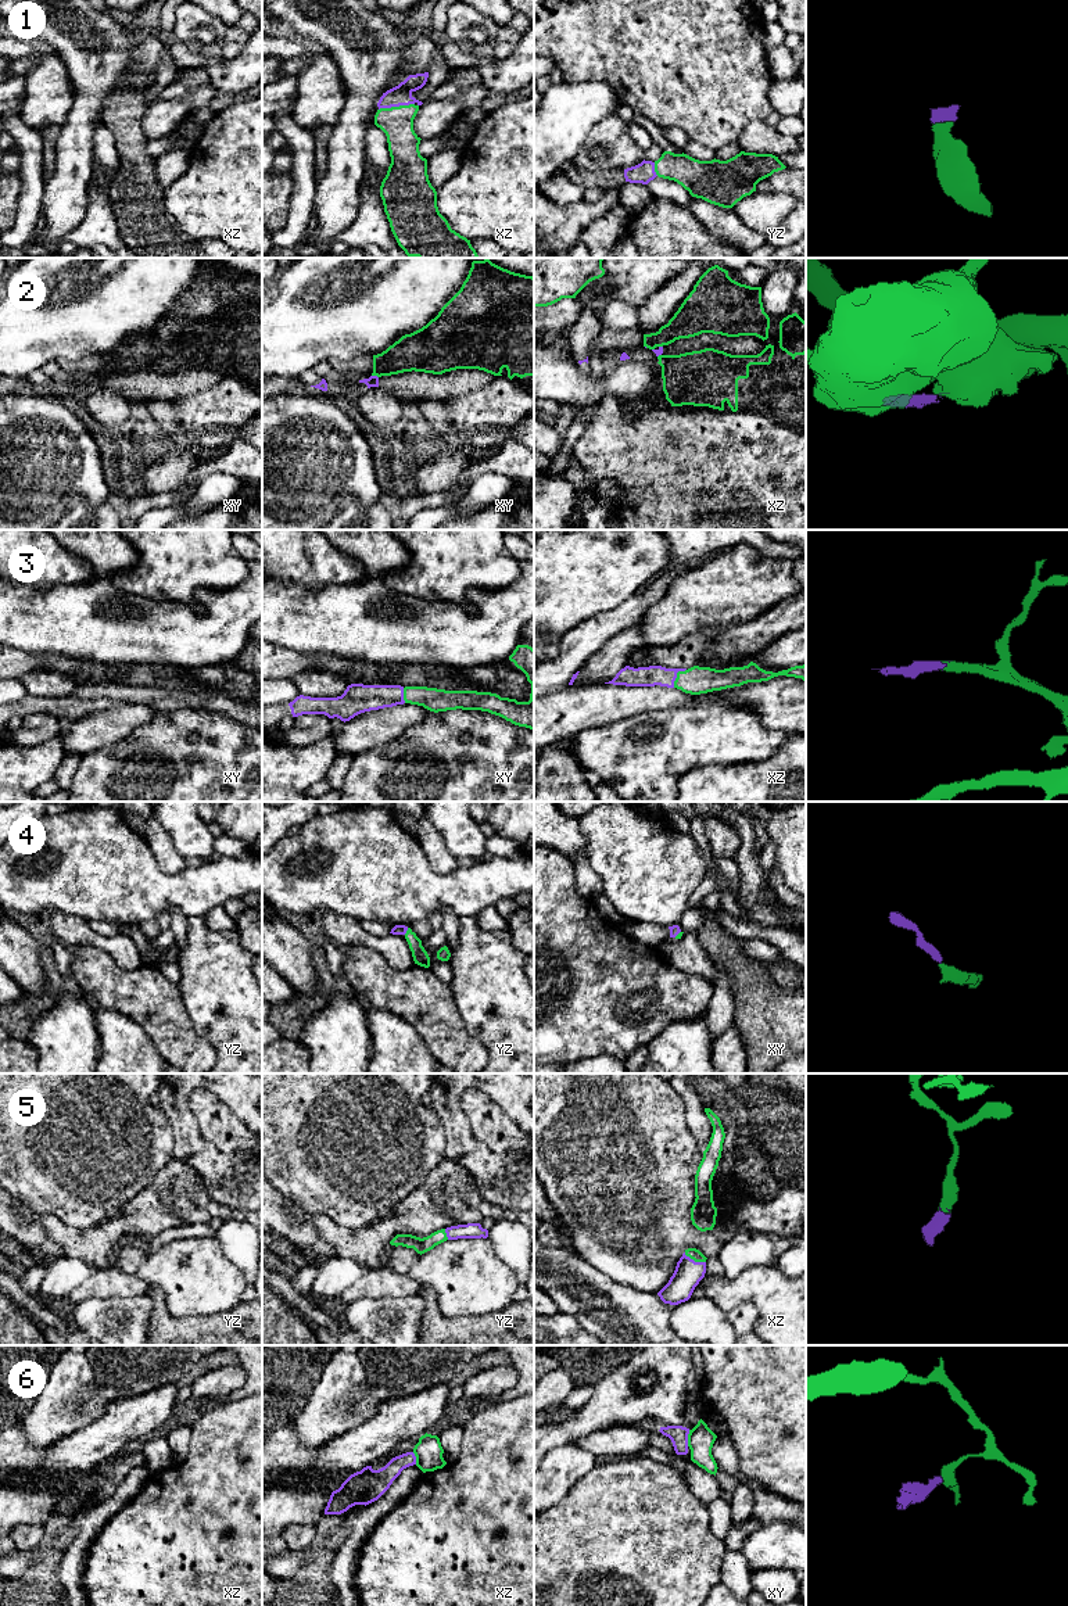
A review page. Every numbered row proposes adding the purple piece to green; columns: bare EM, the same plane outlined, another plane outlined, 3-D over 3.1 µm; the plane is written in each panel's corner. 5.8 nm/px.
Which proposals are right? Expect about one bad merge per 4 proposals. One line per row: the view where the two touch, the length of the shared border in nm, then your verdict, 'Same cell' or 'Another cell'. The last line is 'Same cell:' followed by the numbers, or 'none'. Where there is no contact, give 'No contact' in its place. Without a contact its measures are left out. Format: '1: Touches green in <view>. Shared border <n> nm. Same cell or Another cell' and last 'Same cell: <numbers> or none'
1: Touches green in xz. Shared border 220 nm. Same cell
2: Touches green in xy. Shared border 40 nm. Another cell
3: Touches green in xz. Shared border 130 nm. Same cell
4: Touches green in yz. Shared border 50 nm. Same cell
5: Touches green in xz. Shared border 140 nm. Same cell
6: Touches green in xy. Shared border 100 nm. Another cell
Same cell: 1, 3, 4, 5

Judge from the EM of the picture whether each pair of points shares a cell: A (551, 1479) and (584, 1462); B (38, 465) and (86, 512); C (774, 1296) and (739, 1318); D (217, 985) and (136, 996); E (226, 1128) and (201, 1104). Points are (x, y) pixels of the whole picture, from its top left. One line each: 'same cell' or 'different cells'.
A: same cell
B: different cells
C: different cells
D: different cells
E: same cell

